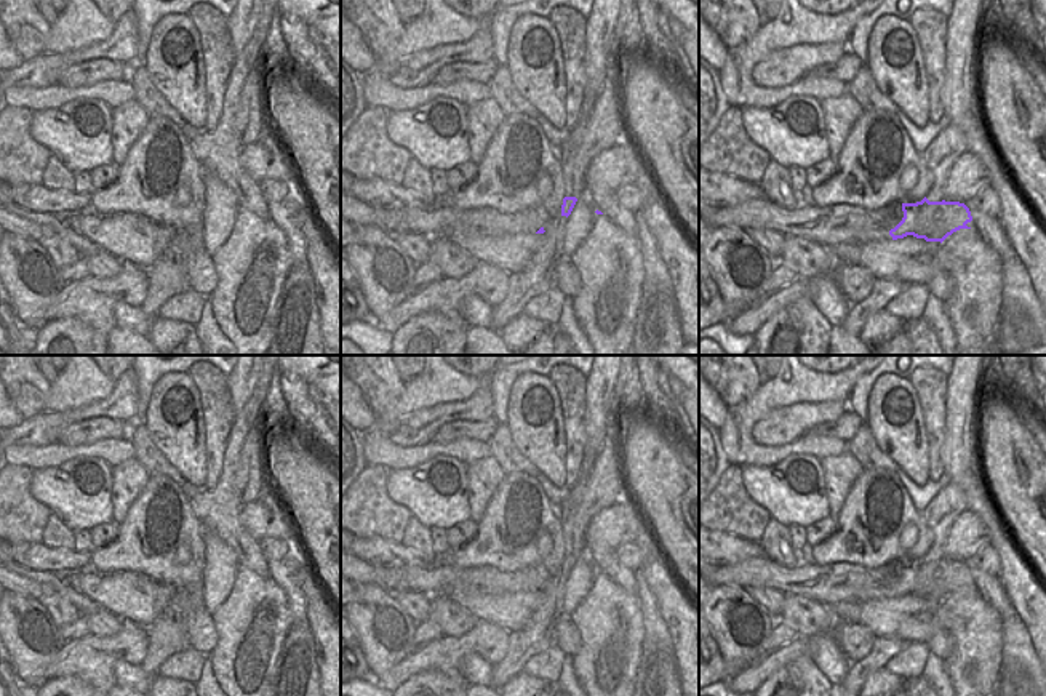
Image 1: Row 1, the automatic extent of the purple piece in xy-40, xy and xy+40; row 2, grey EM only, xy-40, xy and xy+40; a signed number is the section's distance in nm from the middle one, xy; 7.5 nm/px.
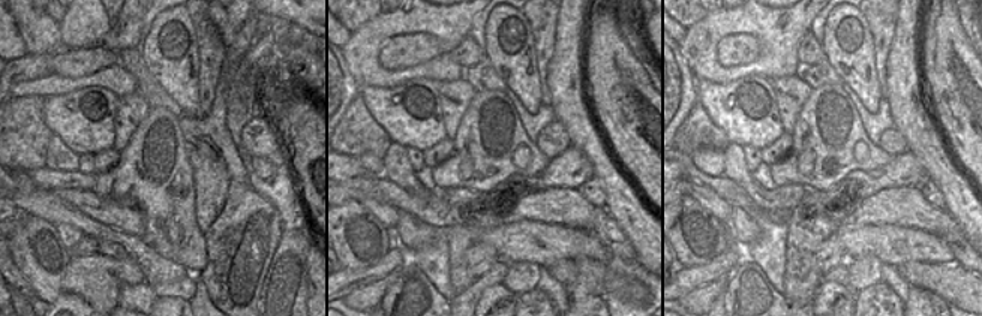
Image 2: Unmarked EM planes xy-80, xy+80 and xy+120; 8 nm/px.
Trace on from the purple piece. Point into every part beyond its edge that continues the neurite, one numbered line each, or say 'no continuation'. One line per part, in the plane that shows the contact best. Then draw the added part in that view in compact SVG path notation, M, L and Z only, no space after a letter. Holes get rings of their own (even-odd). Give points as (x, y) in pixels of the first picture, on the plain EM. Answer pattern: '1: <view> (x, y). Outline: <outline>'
1: xy+40 (821, 584). Outline: M765 557L734 565L717 563L704 579L710 587L737 584L771 587L793 597L811 598L830 608L844 600L892 598L889 589L904 576L902 562L889 563L886 573L891 574L889 579L868 579L864 576L844 579L828 566L800 562L796 568L787 568Z

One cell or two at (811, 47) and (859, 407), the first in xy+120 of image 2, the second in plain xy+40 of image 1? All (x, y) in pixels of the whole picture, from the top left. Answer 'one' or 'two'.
two

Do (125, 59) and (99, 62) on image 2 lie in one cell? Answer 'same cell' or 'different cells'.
different cells

